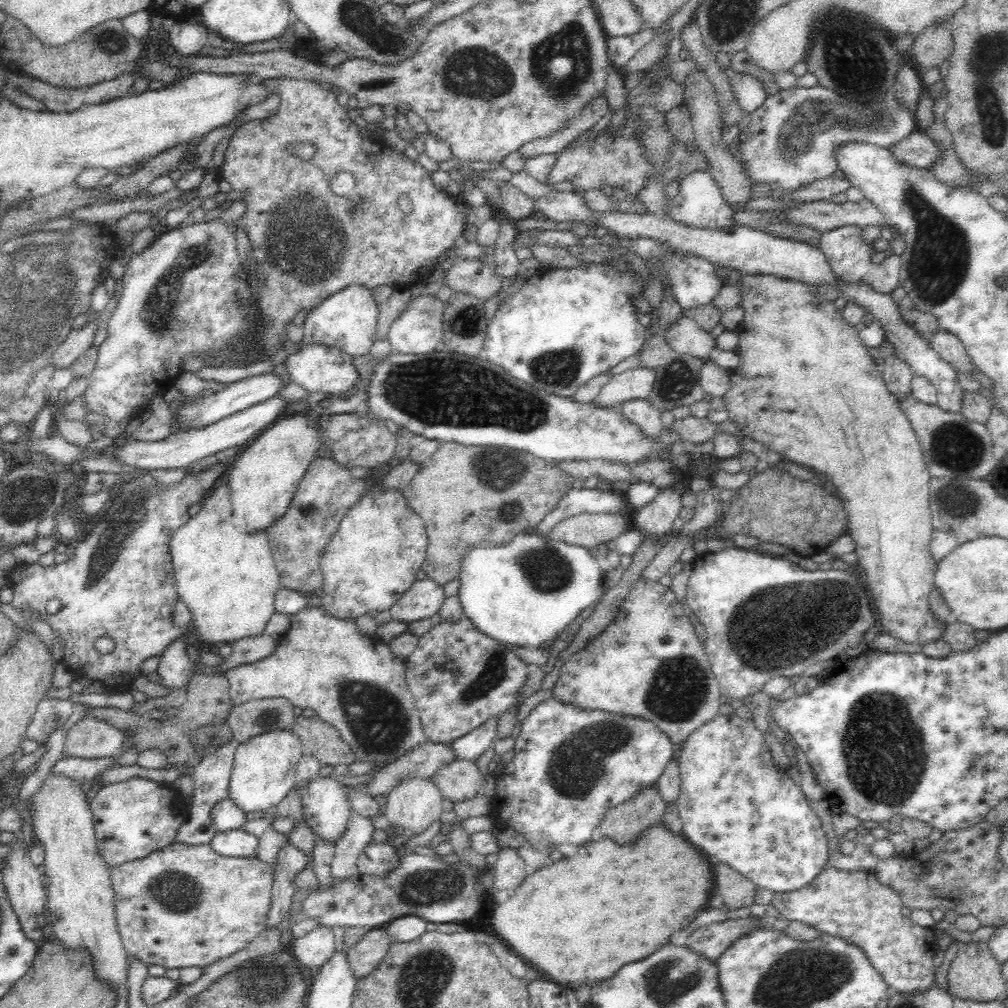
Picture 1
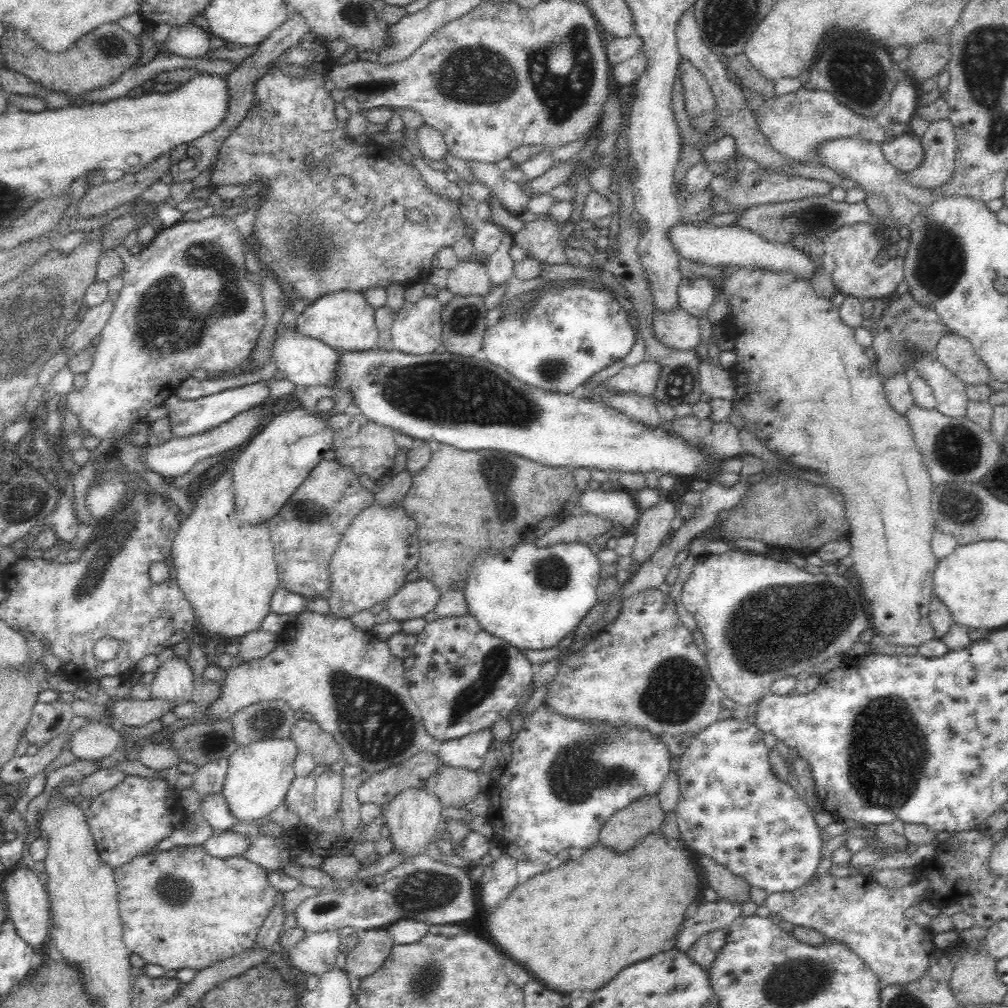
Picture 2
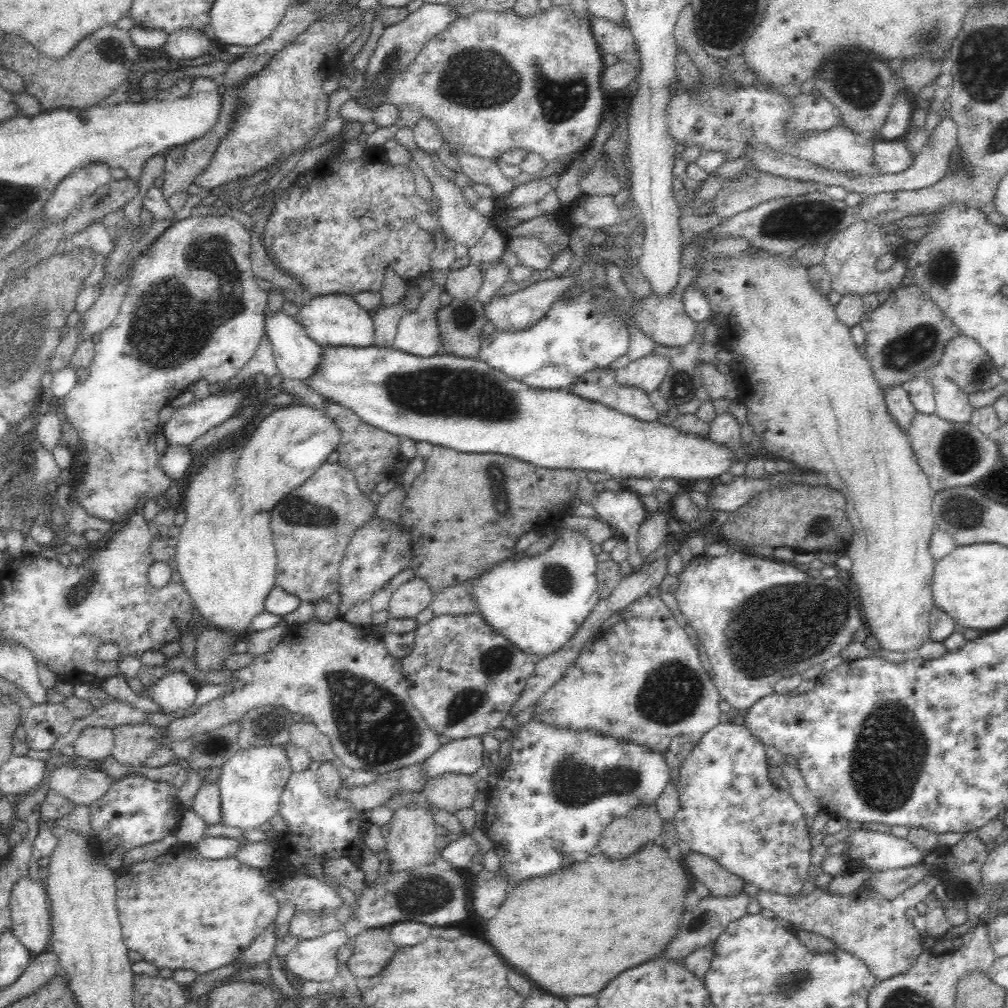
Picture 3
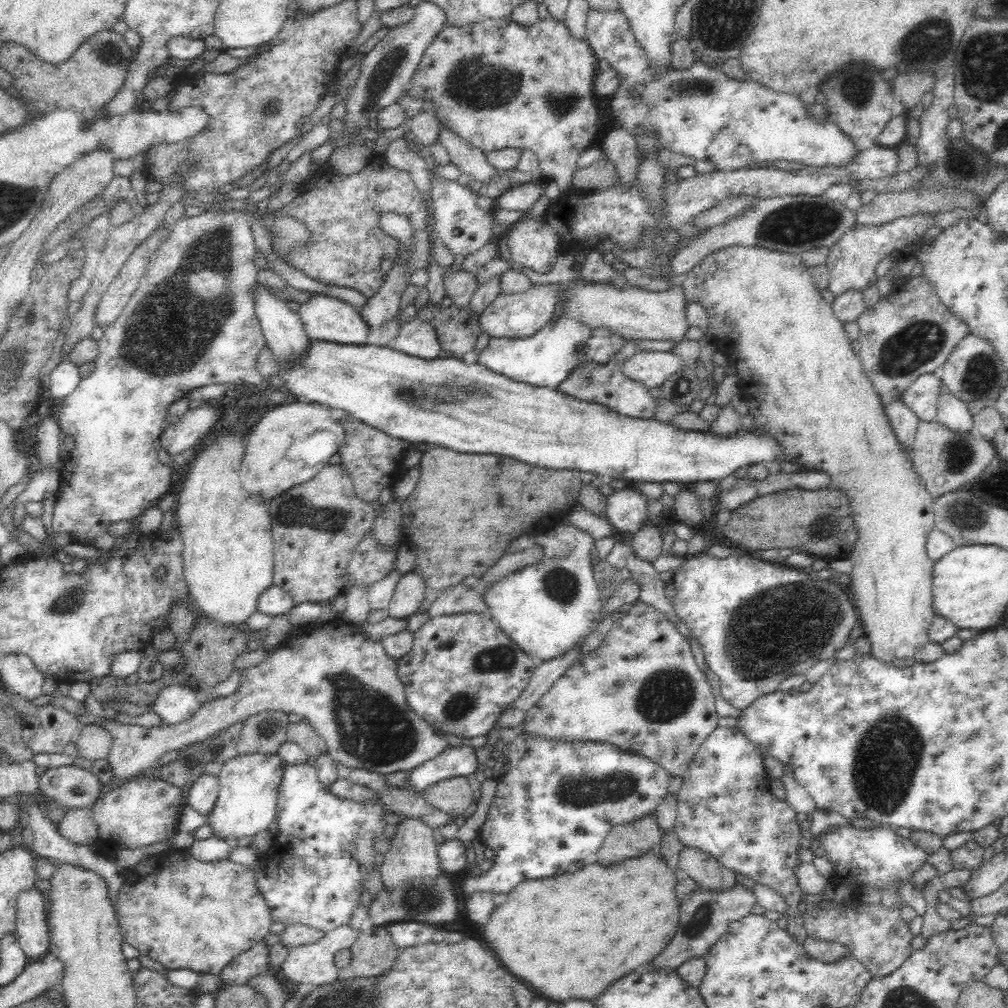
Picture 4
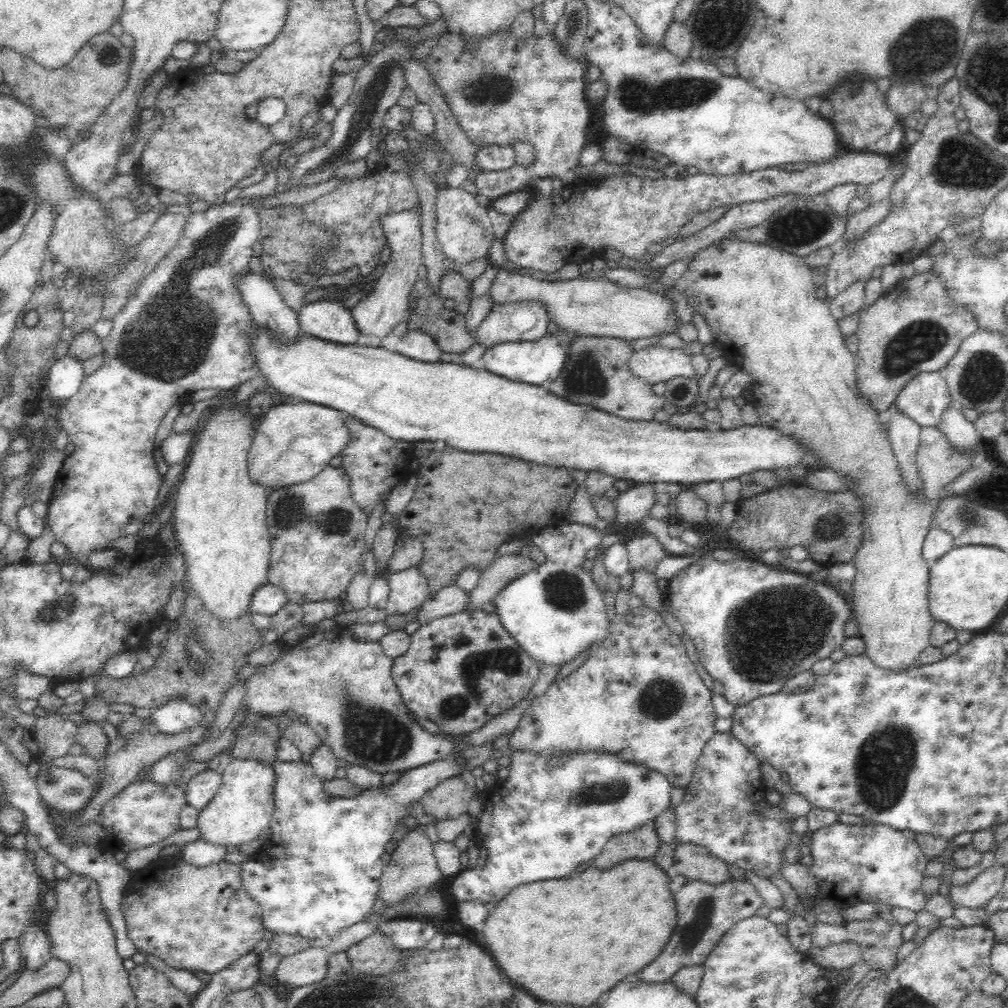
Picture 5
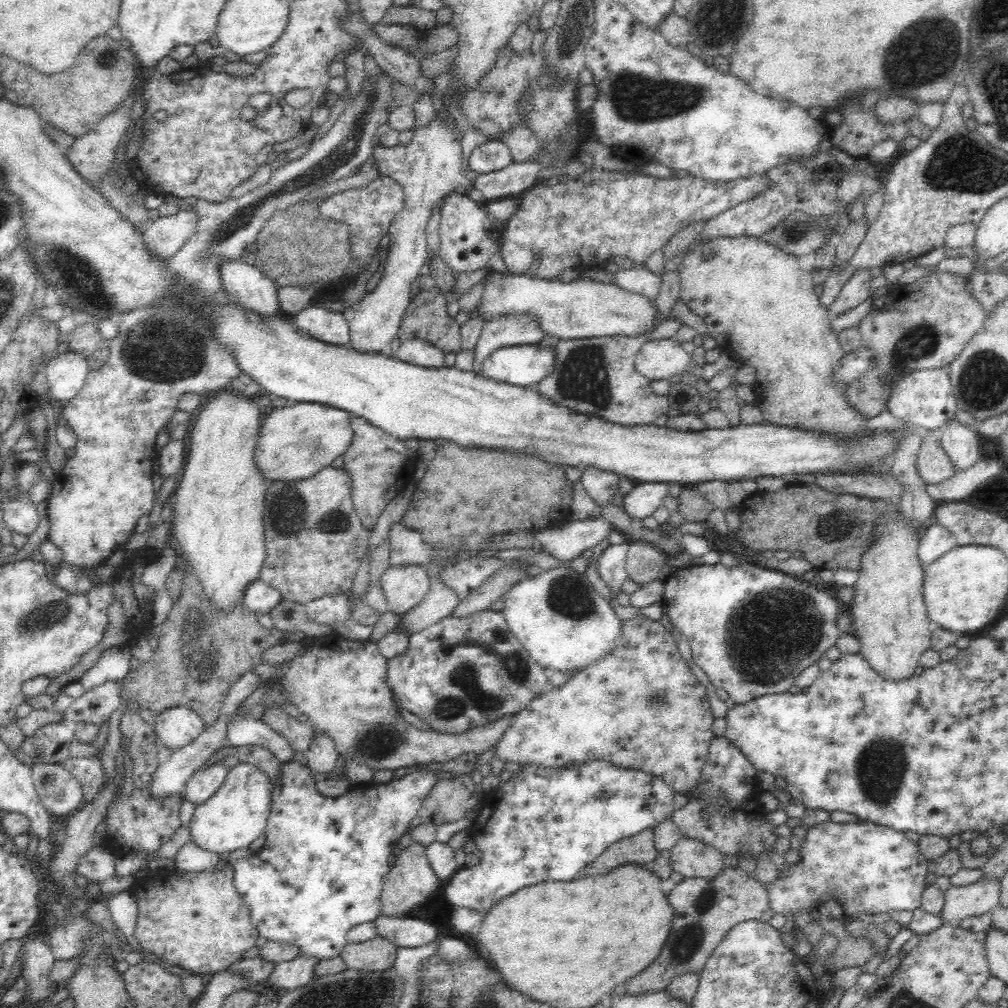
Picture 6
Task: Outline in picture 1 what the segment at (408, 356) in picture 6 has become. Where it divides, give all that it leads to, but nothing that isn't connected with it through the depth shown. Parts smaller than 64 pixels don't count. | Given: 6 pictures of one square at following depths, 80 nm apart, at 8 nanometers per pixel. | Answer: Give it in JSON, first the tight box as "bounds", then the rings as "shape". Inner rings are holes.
{"bounds":[387,294,445,355],"shape":[[[422,294],[409,300],[406,309],[395,318],[388,331],[387,340],[395,353],[410,355],[428,355],[436,351],[436,347],[443,338],[443,311],[445,301],[437,299],[435,296]]]}

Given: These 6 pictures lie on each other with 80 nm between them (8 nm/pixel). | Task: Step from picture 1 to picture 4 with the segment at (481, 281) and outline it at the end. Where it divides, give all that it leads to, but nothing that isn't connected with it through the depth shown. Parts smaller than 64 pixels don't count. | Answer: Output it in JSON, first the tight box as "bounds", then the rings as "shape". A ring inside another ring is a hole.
{"bounds":[443,267,479,308],"shape":[[[457,267],[446,273],[443,281],[445,297],[454,301],[457,308],[467,308],[479,288],[476,276]]]}

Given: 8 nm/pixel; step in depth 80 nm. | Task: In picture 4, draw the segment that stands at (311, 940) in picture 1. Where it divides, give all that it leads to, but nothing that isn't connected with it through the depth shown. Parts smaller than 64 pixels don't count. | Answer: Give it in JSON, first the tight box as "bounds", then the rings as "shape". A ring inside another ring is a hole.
{"bounds":[280,924,361,989],"shape":[[[348,924],[331,930],[315,943],[289,948],[288,956],[286,956],[284,962],[280,965],[282,976],[287,980],[297,982],[302,989],[336,980],[342,973],[334,965],[334,954],[340,952],[340,950],[344,950],[344,948],[350,949],[361,932],[360,929],[352,928]]]}

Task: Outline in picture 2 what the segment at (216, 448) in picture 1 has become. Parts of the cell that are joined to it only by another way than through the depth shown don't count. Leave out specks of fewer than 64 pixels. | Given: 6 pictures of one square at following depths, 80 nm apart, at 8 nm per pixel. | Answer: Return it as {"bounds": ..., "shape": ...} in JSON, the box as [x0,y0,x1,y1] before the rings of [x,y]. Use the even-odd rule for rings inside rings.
{"bounds":[143,404,266,480],"shape":[[[261,404],[261,407],[260,405],[252,407],[248,411],[238,414],[238,416],[234,416],[234,418],[228,420],[228,422],[220,424],[218,428],[208,430],[206,433],[195,434],[184,438],[172,437],[170,440],[158,446],[146,444],[147,451],[143,456],[143,460],[147,462],[147,465],[152,471],[158,472],[158,474],[165,477],[166,480],[182,476],[186,474],[196,462],[217,456],[218,454],[222,454],[222,452],[226,452],[226,450],[230,450],[230,448],[236,448],[236,446],[244,444],[244,440],[256,432],[256,428],[260,426],[264,414],[266,414],[266,408],[262,408]]]}

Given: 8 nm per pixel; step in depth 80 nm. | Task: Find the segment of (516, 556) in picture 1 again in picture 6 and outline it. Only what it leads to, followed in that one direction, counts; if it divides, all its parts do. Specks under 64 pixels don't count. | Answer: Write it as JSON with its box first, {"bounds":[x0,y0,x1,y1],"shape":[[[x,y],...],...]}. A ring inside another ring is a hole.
{"bounds":[503,511,624,674],"shape":[[[598,511],[584,520],[570,521],[566,526],[540,529],[534,533],[535,540],[541,542],[552,557],[569,561],[579,558],[583,550],[608,537],[613,527]],[[563,567],[550,570],[540,570],[527,579],[518,581],[506,592],[503,615],[506,617],[509,629],[518,637],[528,654],[549,673],[560,671],[564,674],[586,668],[606,656],[618,643],[624,620],[618,619],[610,600],[600,595],[584,573]]]}

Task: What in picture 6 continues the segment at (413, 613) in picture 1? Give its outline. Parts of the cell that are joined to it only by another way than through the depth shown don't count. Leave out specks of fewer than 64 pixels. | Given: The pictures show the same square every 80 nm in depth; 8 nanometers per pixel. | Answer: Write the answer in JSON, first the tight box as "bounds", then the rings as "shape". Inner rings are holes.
{"bounds":[379,566,429,614],"shape":[[[388,566],[379,580],[390,611],[404,614],[414,608],[429,591],[425,566]]]}

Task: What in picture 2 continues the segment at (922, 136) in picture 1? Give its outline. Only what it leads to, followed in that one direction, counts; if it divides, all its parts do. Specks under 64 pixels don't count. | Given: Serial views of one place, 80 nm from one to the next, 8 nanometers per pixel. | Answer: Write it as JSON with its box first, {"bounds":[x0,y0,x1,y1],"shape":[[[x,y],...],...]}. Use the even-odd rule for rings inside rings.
{"bounds":[879,132,924,172],"shape":[[[907,132],[898,134],[892,140],[886,140],[886,142],[879,145],[884,159],[900,171],[907,172],[912,168],[916,168],[922,162],[924,147],[922,147],[920,141]]]}

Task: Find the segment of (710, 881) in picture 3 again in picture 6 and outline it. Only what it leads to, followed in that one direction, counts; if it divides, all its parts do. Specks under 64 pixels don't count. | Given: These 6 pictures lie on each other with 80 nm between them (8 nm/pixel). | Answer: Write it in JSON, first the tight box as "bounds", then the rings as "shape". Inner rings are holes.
{"bounds":[670,836,724,878],"shape":[[[682,836],[670,850],[672,868],[683,877],[713,878],[724,868],[722,853],[700,839]]]}

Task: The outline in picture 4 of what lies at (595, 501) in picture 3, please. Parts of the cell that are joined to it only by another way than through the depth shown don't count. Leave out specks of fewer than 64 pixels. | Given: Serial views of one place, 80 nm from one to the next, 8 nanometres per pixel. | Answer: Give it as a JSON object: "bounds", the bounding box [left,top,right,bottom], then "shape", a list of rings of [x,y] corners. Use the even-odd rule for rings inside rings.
{"bounds":[605,489,680,626],"shape":[[[636,489],[614,490],[612,495],[606,497],[605,518],[614,526],[618,532],[628,532],[626,542],[632,539],[632,536],[642,526],[642,522],[648,518],[648,501],[650,497]],[[630,550],[626,568],[631,573],[634,583],[638,583],[638,601],[646,605],[654,606],[662,614],[668,617],[668,621],[677,626],[680,622],[671,599],[664,595],[664,582],[660,579],[660,573],[654,569],[650,562],[638,559]]]}

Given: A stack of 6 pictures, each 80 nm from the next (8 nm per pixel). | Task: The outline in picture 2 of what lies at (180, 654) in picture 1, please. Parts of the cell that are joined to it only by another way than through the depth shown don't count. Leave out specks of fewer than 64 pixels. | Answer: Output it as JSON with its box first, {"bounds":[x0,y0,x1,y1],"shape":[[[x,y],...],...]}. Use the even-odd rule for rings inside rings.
{"bounds":[148,655,194,704],"shape":[[[171,655],[163,656],[156,677],[148,686],[152,699],[176,701],[176,704],[190,701],[194,687],[192,669],[186,659]]]}

